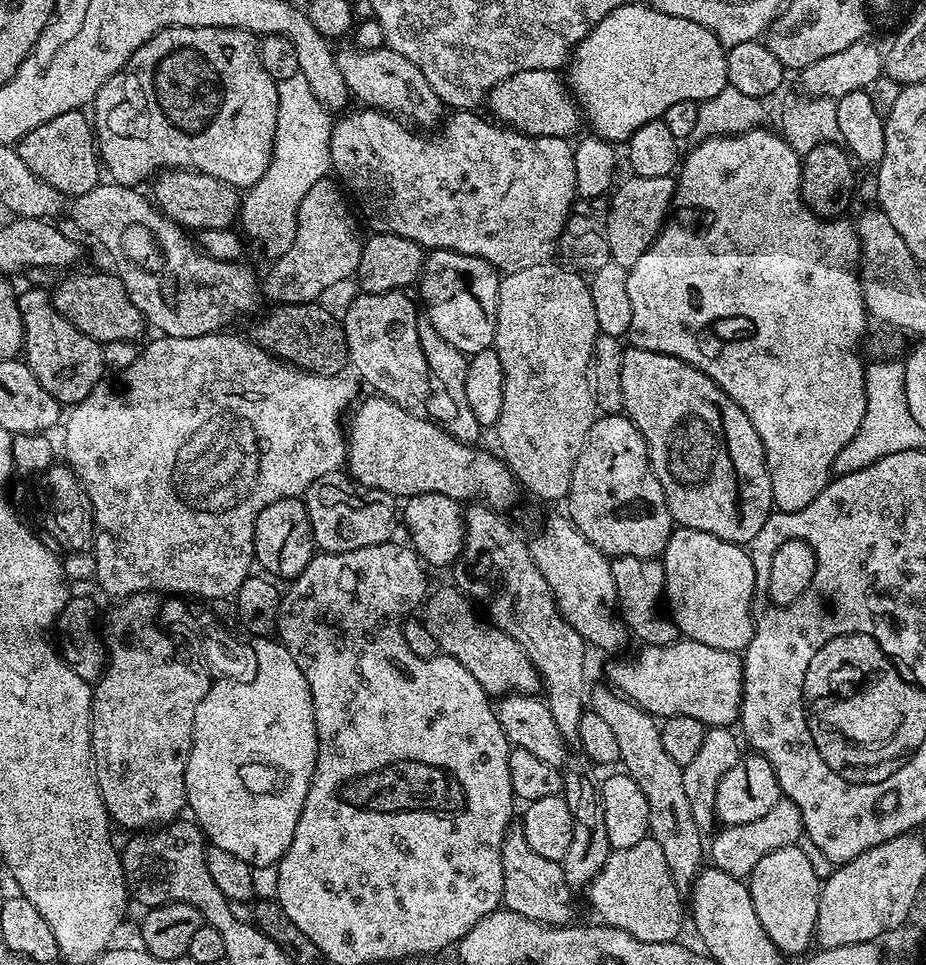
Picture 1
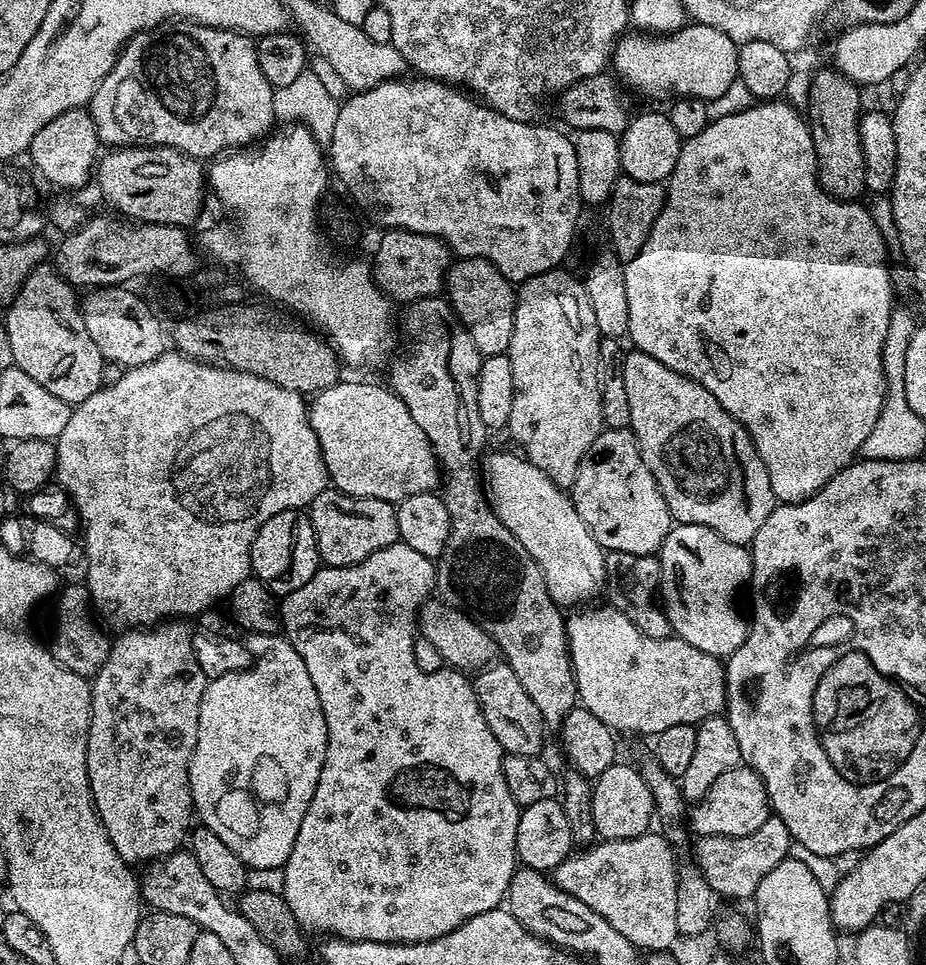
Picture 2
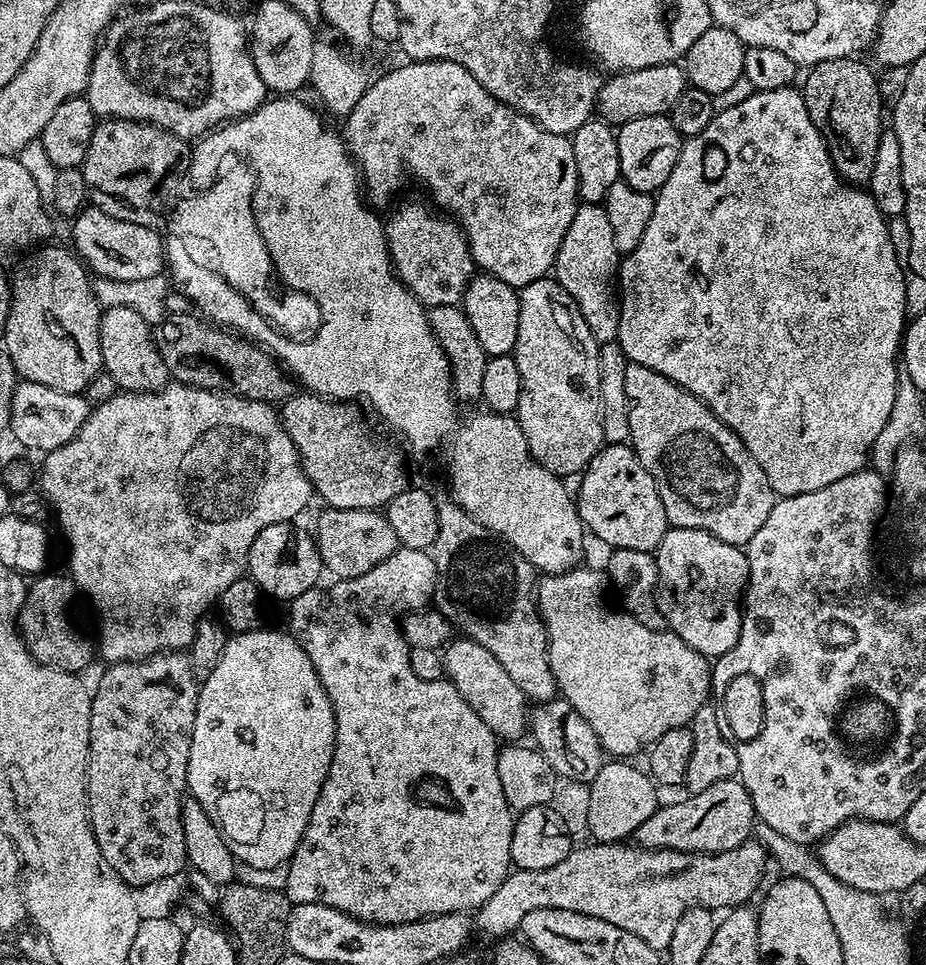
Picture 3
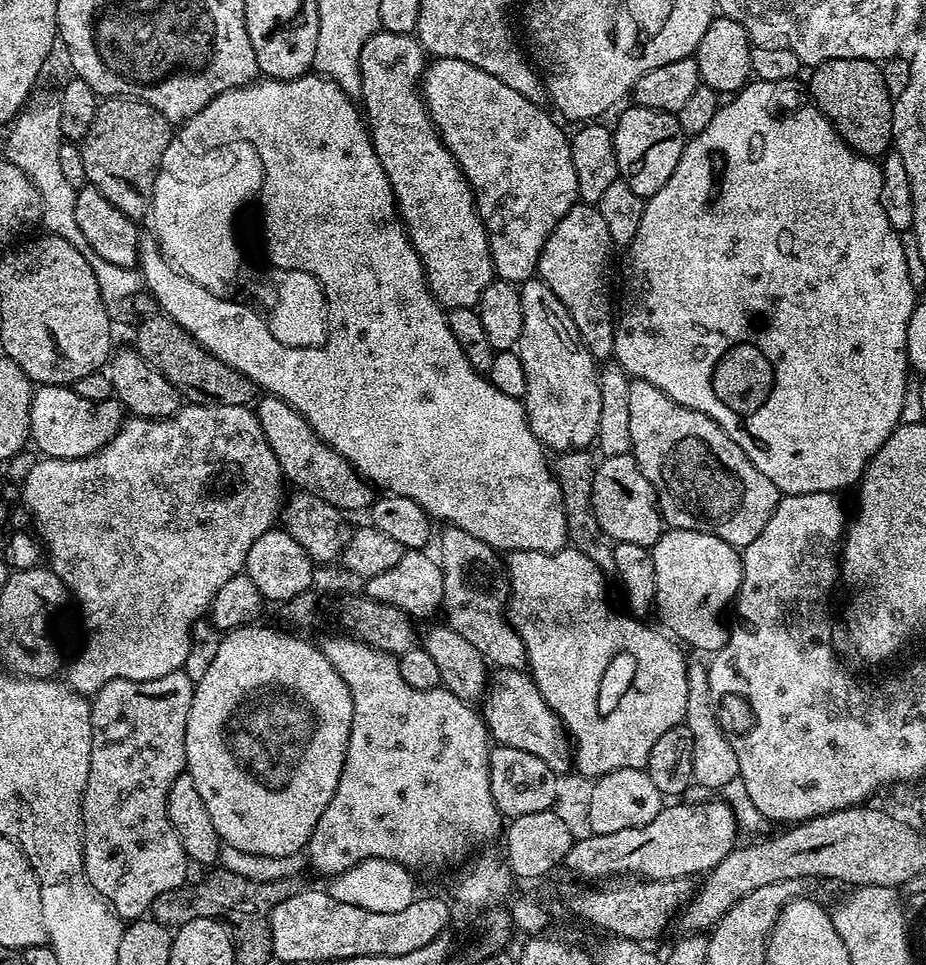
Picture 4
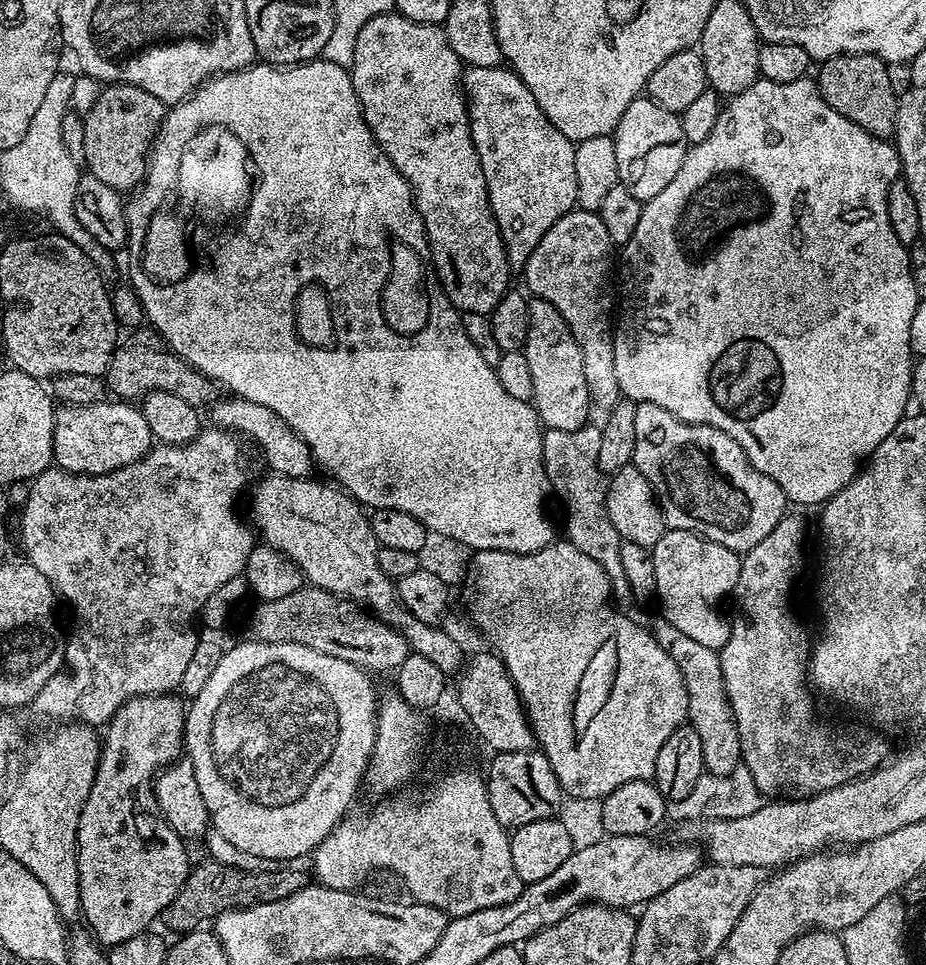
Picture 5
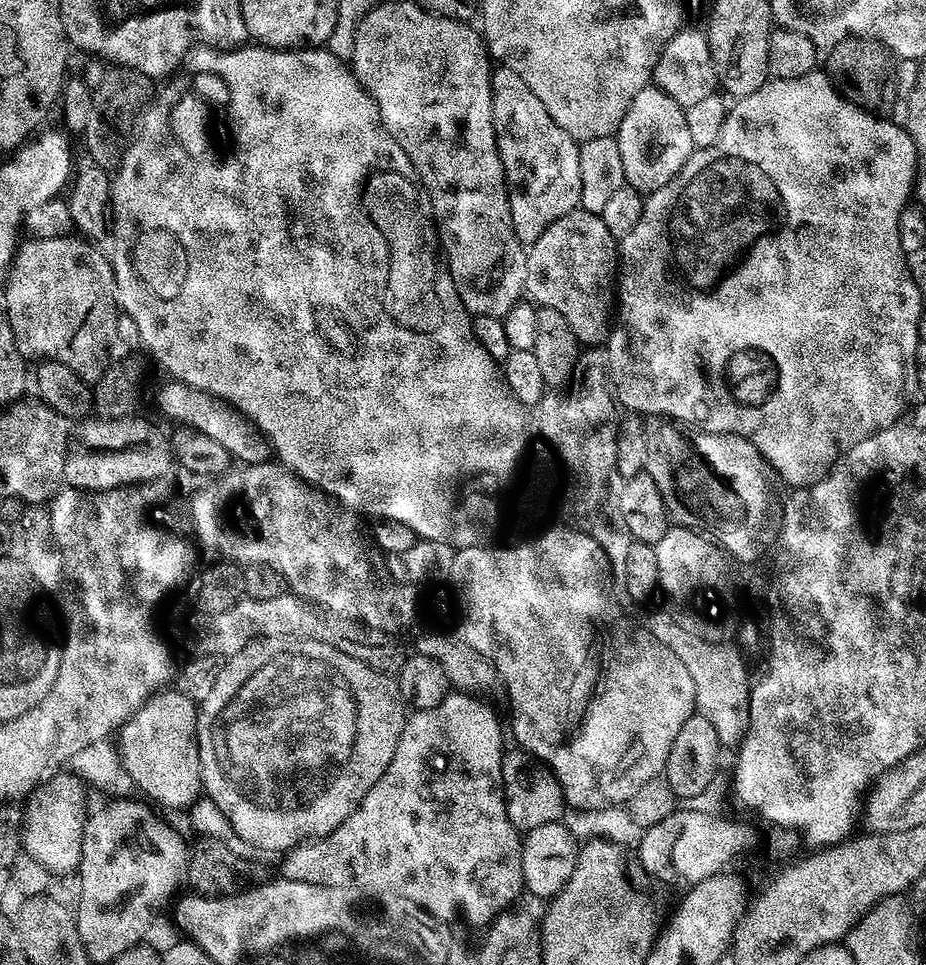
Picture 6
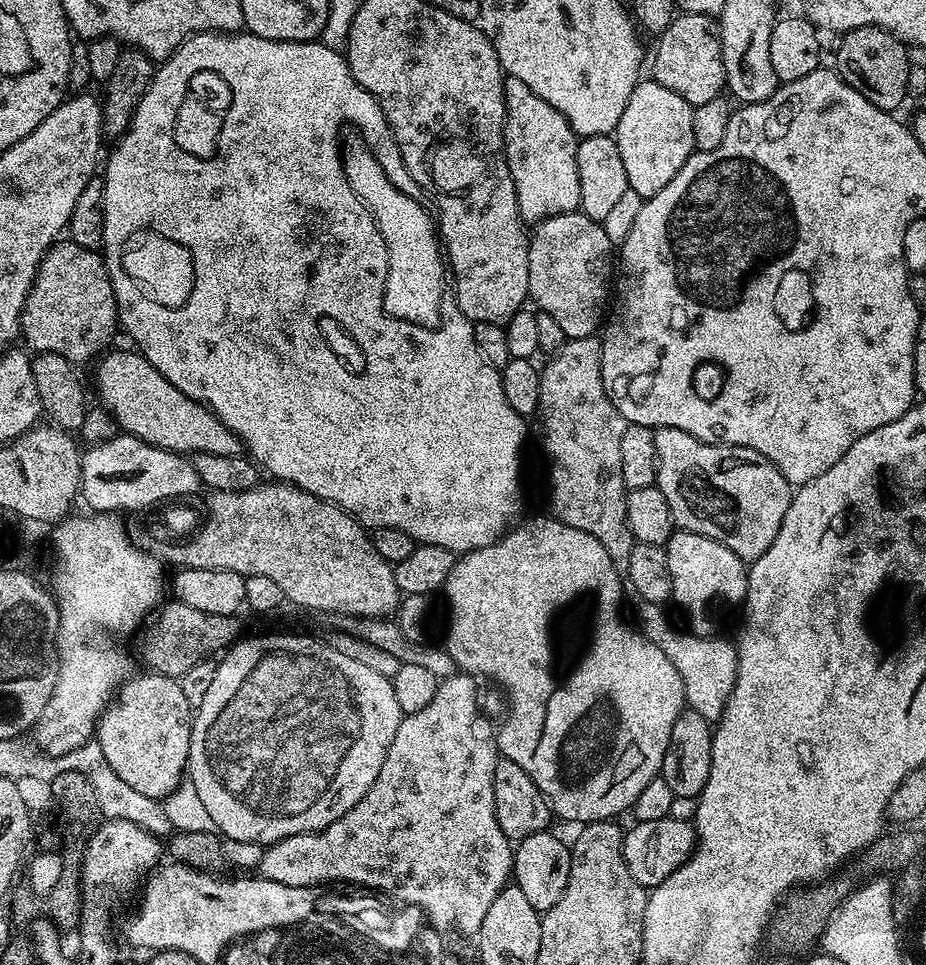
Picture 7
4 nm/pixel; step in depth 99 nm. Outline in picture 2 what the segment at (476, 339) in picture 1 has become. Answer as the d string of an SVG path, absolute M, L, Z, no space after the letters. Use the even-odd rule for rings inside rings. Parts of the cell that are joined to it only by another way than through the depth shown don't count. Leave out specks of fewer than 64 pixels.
M460 258L448 269L446 299L452 305L455 319L459 323L461 320L463 327L472 333L474 346L478 346L481 357L507 353L514 330L516 309L513 281L505 278L488 260Z

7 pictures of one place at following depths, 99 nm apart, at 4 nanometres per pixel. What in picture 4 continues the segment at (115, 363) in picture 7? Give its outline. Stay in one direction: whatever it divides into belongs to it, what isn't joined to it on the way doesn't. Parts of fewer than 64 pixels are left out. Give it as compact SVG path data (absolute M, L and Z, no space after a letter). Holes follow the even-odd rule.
M267 394L255 401L254 411L266 434L266 442L270 442L270 448L274 450L289 485L296 484L292 486L330 502L330 506L339 508L345 514L356 512L359 508L367 509L371 505L374 499L373 485L313 430L301 412L282 398Z

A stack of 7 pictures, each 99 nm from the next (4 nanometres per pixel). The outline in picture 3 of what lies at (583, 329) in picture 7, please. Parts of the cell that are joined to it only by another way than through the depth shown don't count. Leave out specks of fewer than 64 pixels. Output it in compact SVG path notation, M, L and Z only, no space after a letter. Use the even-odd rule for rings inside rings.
M581 203L574 218L558 246L554 265L554 279L574 298L590 334L600 344L610 344L616 340L620 325L620 301L618 299L618 269L621 253L614 246L614 233L610 231L610 218L599 204Z

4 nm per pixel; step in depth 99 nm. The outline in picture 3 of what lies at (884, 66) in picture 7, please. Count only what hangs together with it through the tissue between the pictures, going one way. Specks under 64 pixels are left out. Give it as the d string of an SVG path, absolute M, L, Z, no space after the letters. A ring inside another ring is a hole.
M847 56L818 62L809 67L809 78L802 86L804 105L810 114L810 122L822 134L826 150L836 167L836 175L848 184L867 185L870 173L874 171L874 153L878 148L880 133L886 128L886 103L879 94L877 73L871 72L860 58Z

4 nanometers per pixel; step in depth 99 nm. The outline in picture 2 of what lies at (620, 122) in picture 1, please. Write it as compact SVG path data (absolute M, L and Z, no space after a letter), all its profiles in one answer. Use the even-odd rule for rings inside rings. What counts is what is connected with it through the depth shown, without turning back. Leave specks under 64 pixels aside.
M688 22L671 34L628 35L621 35L610 57L611 67L616 67L615 75L625 89L633 88L644 96L696 96L700 100L710 101L726 93L730 84L738 79L738 45L726 34L722 34L722 30L714 30L714 26Z

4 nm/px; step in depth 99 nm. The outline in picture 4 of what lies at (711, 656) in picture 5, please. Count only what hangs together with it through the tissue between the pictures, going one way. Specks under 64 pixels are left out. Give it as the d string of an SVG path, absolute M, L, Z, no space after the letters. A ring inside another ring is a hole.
M708 664L688 665L688 698L686 700L686 714L684 723L690 726L690 735L694 737L694 774L693 781L699 787L709 790L723 790L726 782L738 779L738 754L734 754L729 733L724 733L720 720L716 717L716 704L714 694L710 690L708 681Z

